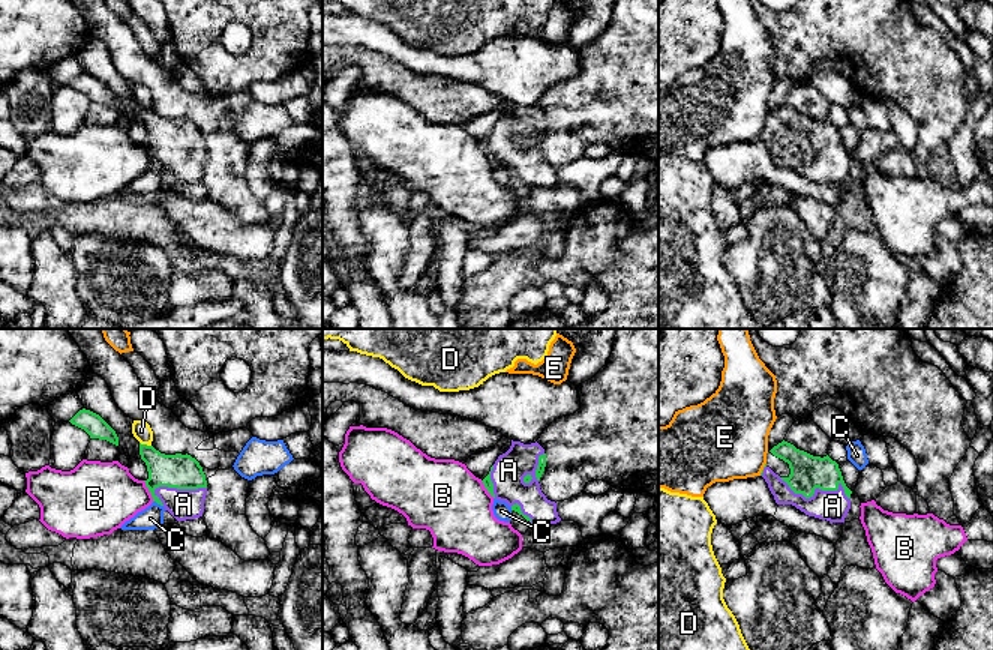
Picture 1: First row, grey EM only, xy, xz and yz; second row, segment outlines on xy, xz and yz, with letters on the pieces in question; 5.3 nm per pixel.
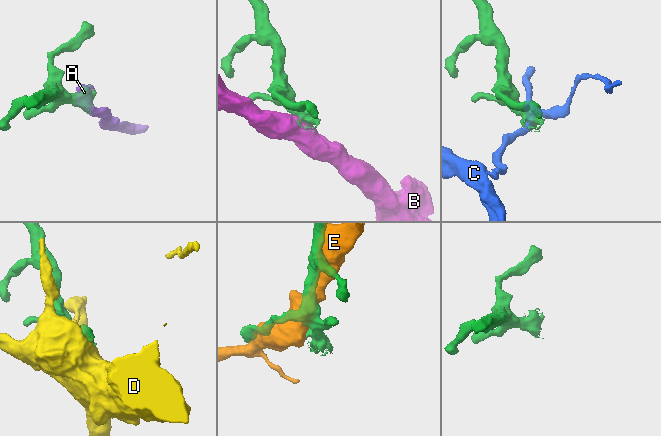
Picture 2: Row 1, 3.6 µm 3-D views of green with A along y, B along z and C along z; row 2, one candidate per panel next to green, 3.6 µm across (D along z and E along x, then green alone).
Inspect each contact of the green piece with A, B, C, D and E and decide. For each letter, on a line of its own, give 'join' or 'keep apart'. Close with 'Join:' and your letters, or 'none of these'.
A: join
B: keep apart
C: keep apart
D: keep apart
E: keep apart
Join: A

